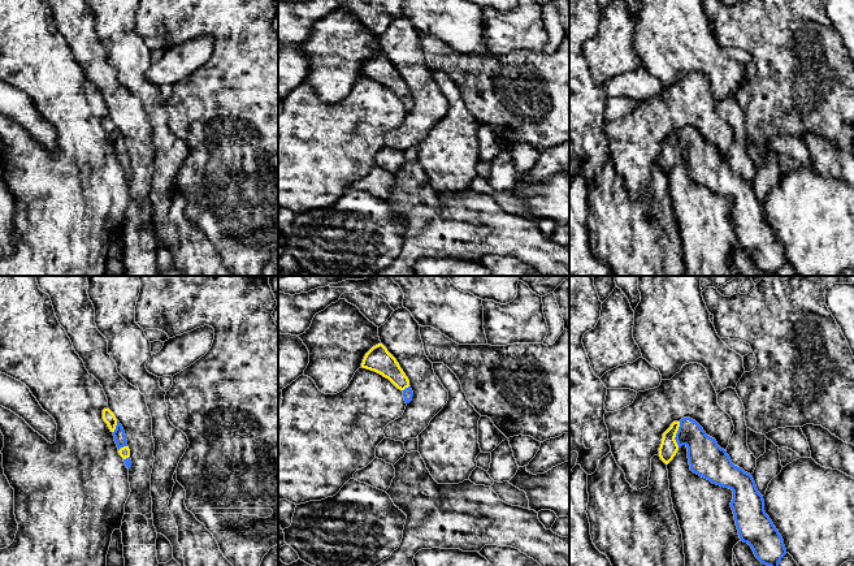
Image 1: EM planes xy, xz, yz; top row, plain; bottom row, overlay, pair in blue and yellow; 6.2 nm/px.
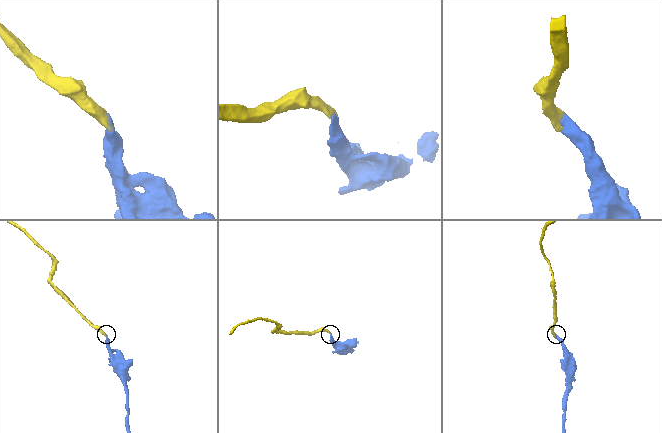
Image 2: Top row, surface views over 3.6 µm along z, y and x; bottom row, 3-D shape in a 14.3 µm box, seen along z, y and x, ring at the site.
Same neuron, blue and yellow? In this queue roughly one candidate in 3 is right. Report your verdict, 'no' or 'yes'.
yes

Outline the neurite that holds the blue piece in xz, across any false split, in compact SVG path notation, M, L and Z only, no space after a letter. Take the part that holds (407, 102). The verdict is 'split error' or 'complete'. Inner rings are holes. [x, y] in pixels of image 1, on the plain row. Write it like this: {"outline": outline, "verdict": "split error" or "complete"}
{"outline": "M382 52L373 55L365 62L361 75L374 79L389 87L398 98L403 100L406 112L409 112L412 109L413 100L409 95L408 86L400 77L396 68L387 60L387 57Z", "verdict": "split error"}

